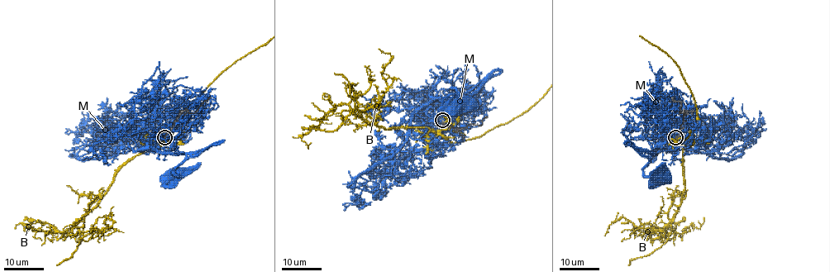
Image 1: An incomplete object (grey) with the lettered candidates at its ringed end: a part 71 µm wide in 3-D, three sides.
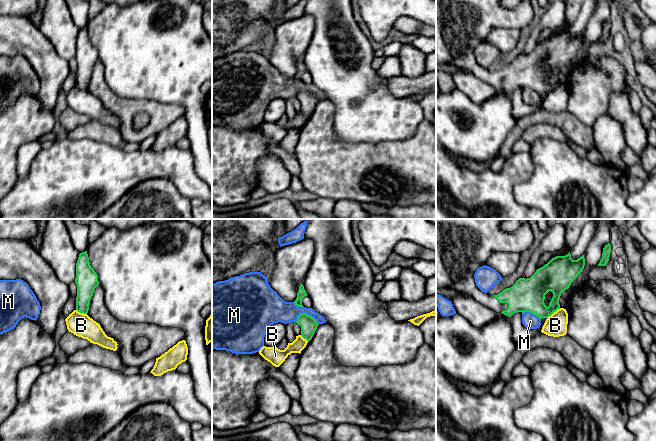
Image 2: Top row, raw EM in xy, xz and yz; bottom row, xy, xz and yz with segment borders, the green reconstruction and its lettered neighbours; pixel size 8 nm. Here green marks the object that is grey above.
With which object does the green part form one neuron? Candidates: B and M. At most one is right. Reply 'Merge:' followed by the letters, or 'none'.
Merge: none

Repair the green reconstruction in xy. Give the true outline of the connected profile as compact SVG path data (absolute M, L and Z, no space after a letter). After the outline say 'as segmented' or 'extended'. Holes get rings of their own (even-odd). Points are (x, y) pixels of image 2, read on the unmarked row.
M87 27L79 30L75 59L77 61L76 86L87 90L94 66L99 61L98 51L90 41Z | as segmented

